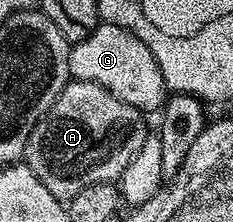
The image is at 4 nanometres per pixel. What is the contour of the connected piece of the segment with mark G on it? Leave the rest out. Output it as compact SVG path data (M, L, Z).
M98 23L96 30L87 34L87 38L76 41L69 49L69 75L75 80L95 82L103 86L115 98L135 106L142 114L156 113L167 99L167 86L155 54L135 34L127 28L114 24Z

